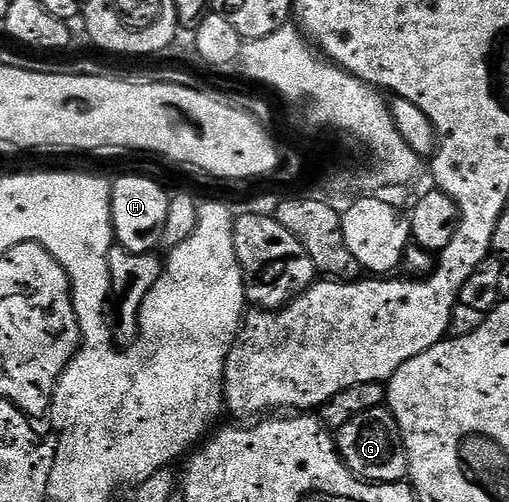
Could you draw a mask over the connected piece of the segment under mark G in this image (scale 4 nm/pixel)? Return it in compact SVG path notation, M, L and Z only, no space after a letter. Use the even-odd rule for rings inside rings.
M389 407L373 408L364 414L356 414L352 422L337 429L336 443L342 461L360 480L369 480L375 484L396 484L405 481L410 475L404 438Z

